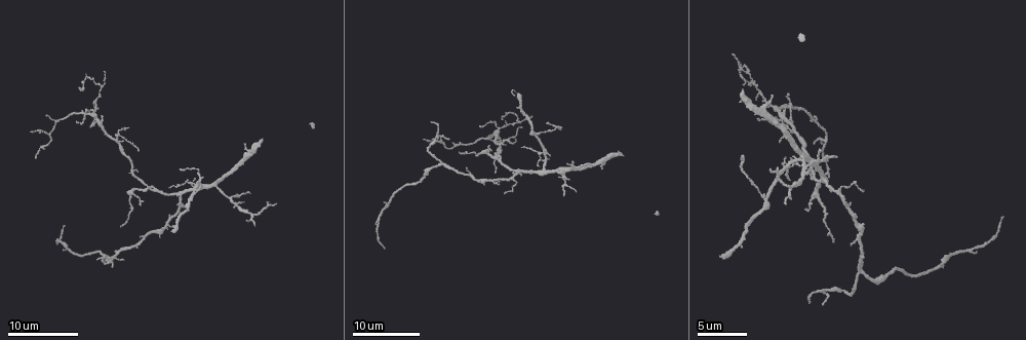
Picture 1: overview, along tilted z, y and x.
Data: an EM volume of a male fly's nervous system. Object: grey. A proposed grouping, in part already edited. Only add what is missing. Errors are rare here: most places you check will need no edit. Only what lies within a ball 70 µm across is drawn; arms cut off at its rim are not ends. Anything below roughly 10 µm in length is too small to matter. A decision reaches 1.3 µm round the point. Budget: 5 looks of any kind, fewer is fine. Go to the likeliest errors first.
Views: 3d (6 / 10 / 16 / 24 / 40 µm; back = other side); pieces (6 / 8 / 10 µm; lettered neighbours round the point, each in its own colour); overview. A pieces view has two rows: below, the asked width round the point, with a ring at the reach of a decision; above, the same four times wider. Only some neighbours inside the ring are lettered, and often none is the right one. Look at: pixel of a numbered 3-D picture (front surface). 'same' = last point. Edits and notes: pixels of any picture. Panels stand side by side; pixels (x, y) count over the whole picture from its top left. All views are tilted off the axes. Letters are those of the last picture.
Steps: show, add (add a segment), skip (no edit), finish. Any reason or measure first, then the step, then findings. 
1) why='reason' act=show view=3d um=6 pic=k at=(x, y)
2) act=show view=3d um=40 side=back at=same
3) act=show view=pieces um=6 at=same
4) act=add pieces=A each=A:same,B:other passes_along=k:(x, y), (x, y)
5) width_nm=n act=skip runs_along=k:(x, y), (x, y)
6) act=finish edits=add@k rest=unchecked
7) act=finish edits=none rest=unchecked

why='tapers out' act=show view=3d um=16 pic=1 at=(1004, 216)

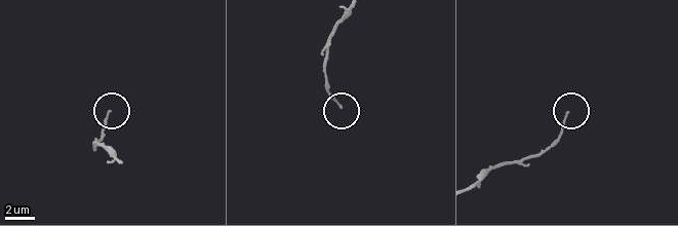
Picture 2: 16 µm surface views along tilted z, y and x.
act=show view=pieces um=6 pic=2 at=(340, 106)

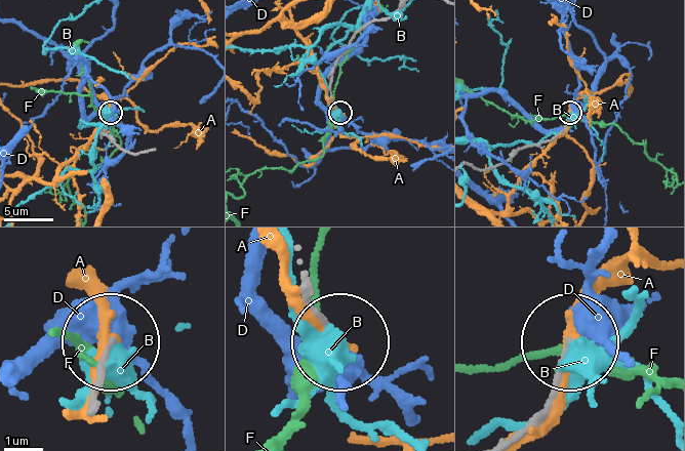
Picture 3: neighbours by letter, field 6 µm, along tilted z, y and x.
act=skip each=A:other,B:other,D:other,F:other runs_along=3:(516, 436), (548, 397), (566, 340) found='none of them fits'

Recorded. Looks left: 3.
why='free end' act=show view=3d um=24 pic=1 at=(830, 154)

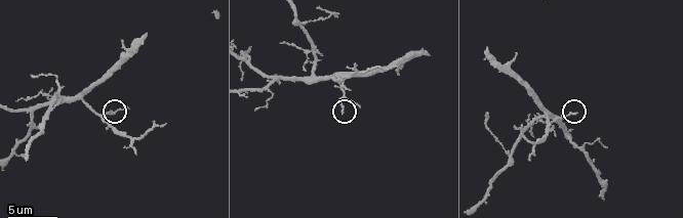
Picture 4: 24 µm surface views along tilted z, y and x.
act=show view=pieces um=8 pic=4 at=(576, 112)

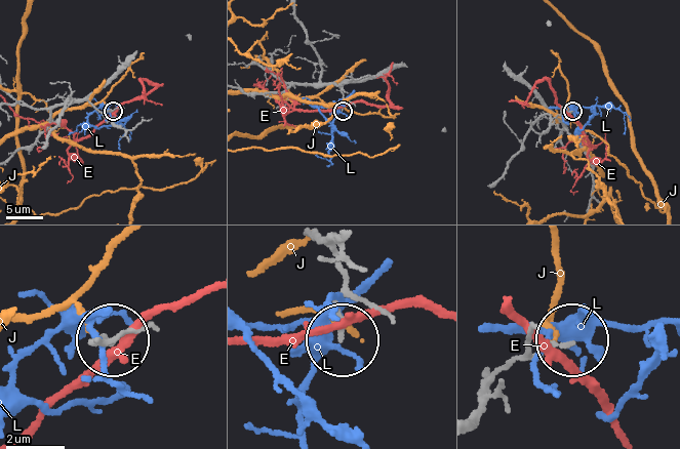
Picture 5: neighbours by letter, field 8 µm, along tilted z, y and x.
act=skip each=E:other,J:other,L:other runs_along=5:(486, 370), (500, 371), (570, 340) found='none of them fits'

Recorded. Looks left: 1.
act=finish edits=none rest=unchecked

